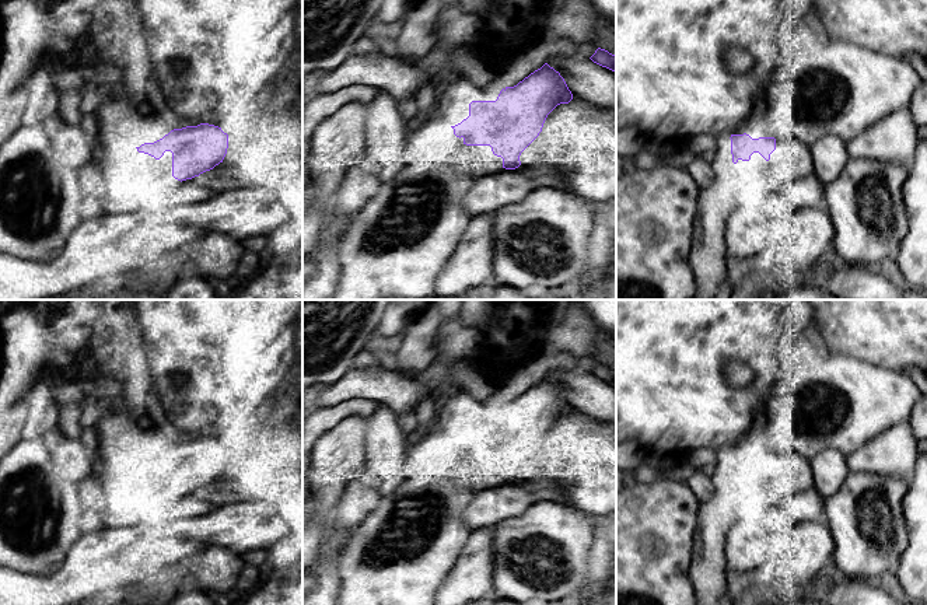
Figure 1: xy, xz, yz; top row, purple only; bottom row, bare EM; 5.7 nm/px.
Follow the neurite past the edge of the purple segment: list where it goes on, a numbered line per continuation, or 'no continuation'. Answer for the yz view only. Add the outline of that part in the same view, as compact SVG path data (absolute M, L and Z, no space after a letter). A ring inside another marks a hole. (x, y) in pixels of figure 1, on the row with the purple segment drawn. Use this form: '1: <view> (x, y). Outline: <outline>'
1: yz (794, 158). Outline: M784 137L776 140L776 150L766 161L759 153L751 155L751 161L767 164L767 179L772 182L774 175L774 165L779 165L779 188L791 183L814 174L814 161L809 147L795 137Z

